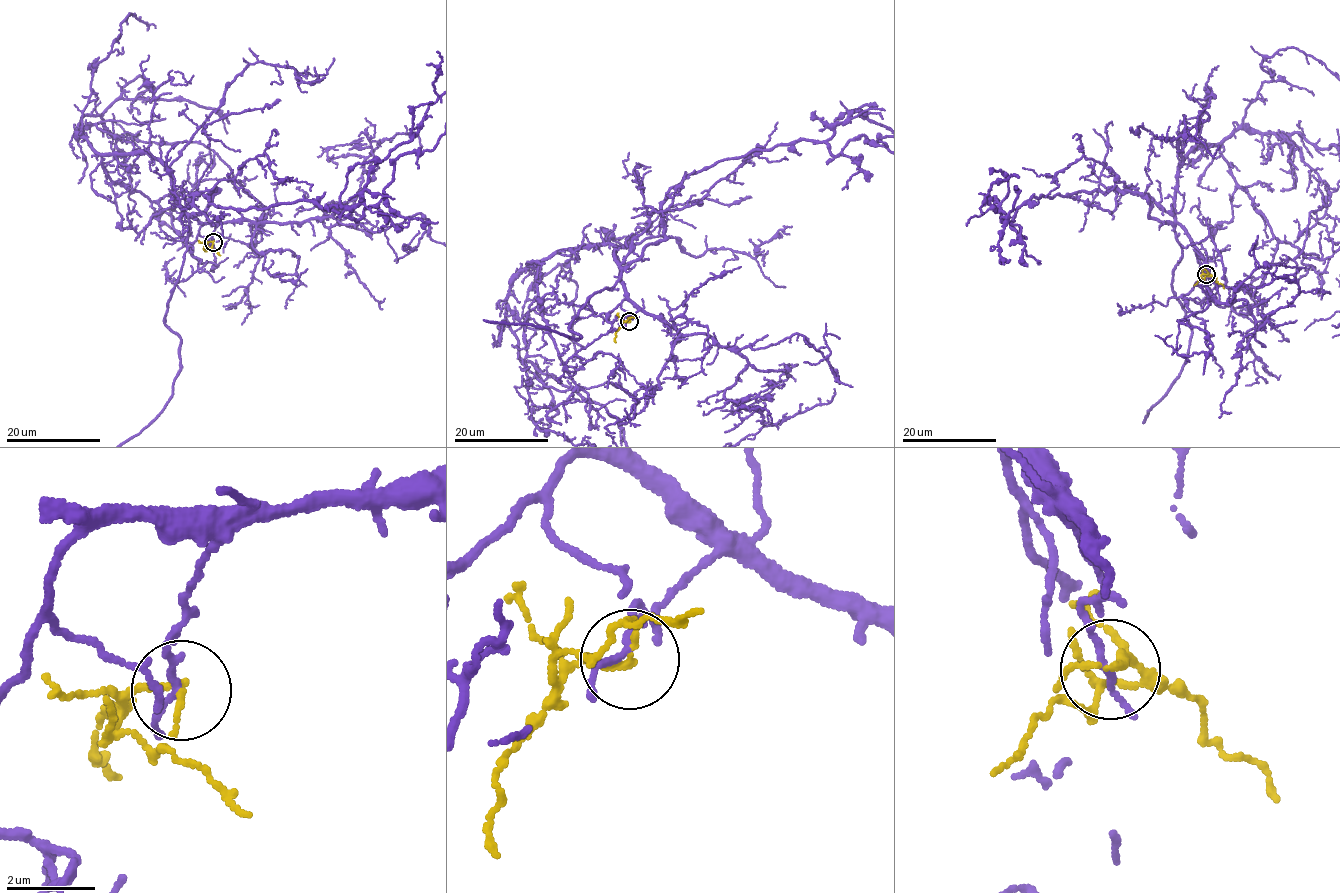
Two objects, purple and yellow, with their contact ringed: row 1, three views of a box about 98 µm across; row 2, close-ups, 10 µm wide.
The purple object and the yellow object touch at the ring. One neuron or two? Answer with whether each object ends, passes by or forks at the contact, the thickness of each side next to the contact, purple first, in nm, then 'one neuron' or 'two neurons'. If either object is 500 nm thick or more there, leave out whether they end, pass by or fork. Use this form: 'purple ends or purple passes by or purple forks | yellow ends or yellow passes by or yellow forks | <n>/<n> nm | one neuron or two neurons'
purple passes by | yellow passes by | 120/130 nm | two neurons

